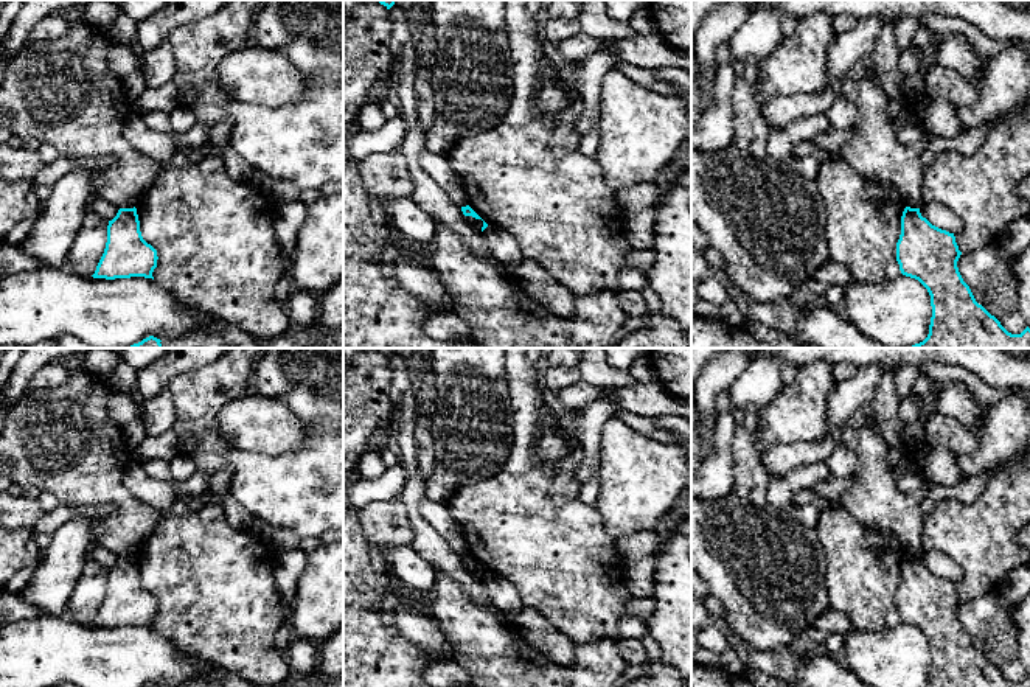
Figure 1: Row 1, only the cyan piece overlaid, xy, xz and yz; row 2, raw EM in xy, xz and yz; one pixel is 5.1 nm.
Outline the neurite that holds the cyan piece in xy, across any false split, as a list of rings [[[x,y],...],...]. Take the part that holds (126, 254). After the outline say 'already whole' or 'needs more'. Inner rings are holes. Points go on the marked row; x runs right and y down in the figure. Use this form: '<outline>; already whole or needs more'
[[[120,208],[117,216],[109,221],[106,249],[92,277],[154,280],[157,260],[157,250],[141,236],[137,208]]]; already whole

